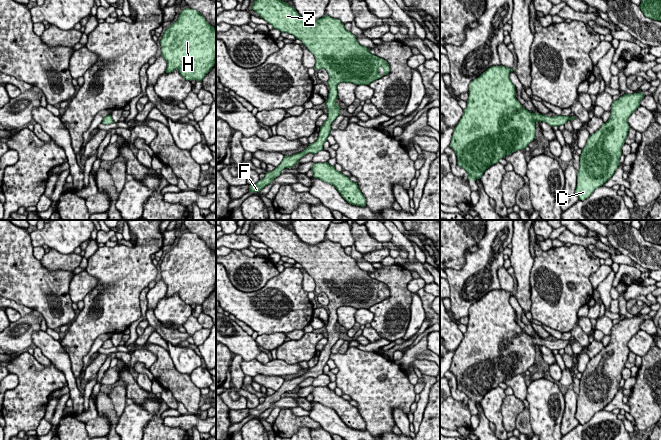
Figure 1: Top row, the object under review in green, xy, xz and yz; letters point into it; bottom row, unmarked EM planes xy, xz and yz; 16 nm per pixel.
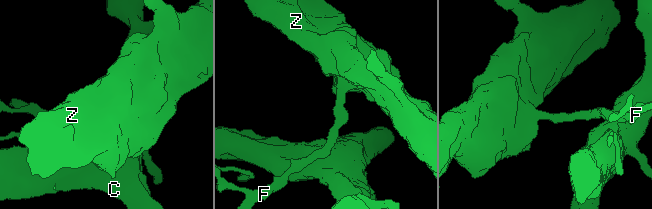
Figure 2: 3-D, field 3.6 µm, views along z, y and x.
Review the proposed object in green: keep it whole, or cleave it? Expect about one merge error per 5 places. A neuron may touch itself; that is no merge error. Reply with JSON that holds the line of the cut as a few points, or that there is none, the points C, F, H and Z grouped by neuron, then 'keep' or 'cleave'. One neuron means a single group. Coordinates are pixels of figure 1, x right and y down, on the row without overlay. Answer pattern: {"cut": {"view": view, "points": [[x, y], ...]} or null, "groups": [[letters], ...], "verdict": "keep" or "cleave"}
{"cut": null, "groups": [["C", "F", "H", "Z"]], "verdict": "keep"}

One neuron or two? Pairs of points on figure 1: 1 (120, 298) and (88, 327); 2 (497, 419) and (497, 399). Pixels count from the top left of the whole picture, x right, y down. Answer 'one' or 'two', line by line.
1: one
2: one

